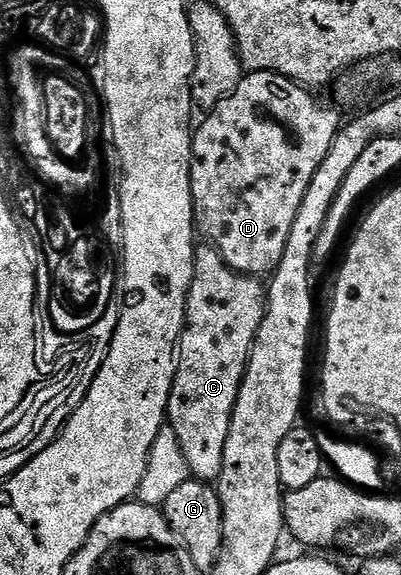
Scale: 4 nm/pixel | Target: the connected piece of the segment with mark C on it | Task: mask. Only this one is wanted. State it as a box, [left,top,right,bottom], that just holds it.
[166,246,267,482]

